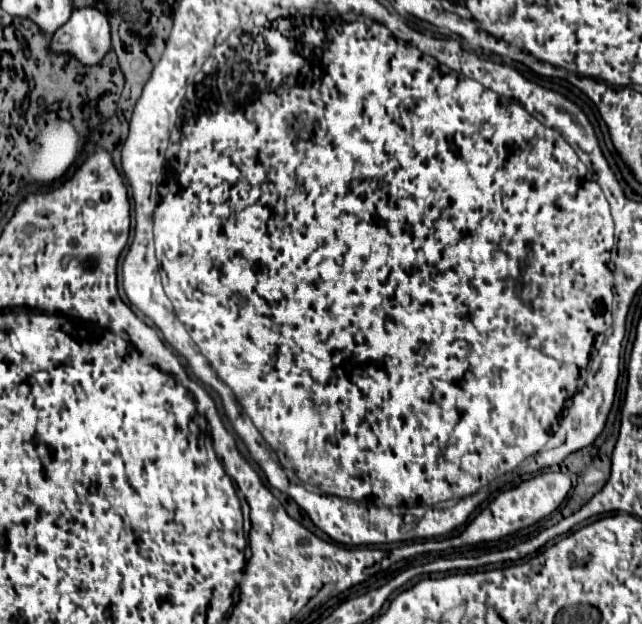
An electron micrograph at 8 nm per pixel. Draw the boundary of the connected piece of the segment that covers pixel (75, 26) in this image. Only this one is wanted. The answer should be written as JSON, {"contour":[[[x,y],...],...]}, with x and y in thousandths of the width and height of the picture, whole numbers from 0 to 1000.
{"contour":[[[118,14],[112,30],[78,63],[81,85],[106,85],[134,107],[153,104],[174,79],[168,24],[153,14]]]}

